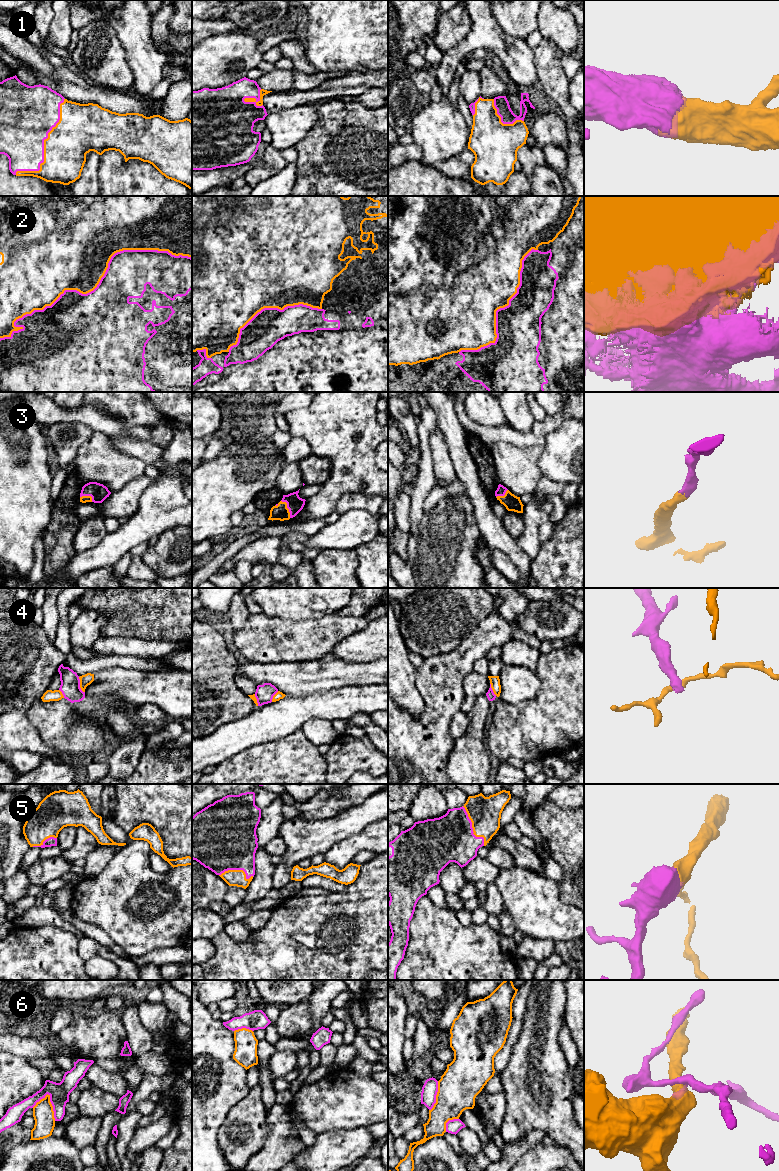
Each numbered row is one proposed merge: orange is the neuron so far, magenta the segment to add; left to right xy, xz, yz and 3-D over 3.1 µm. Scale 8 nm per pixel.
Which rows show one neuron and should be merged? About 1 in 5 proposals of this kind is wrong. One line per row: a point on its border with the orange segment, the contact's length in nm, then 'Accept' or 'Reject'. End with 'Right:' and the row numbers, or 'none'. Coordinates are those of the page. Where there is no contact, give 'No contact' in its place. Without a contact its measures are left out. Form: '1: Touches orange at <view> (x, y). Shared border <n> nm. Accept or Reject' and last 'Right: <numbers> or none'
1: Touches orange at xy (44, 146). Shared border 750 nm. Accept
2: Touches orange at xy (94, 288). Shared border 1650 nm. Reject
3: Touches orange at xz (287, 508). Shared border 160 nm. Accept
4: Touches orange at xy (80, 685). Shared border 140 nm. Reject
5: Touches orange at yz (472, 827). Shared border 360 nm. Accept
6: Touches orange at xy (52, 1107). Shared border 240 nm. Reject
Right: 1, 3, 5

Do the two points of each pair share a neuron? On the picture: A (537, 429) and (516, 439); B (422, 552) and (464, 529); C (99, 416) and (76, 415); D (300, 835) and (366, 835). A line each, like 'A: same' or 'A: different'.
A: same
B: same
C: same
D: different

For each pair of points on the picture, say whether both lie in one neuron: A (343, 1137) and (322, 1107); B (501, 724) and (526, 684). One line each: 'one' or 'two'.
A: two
B: two

